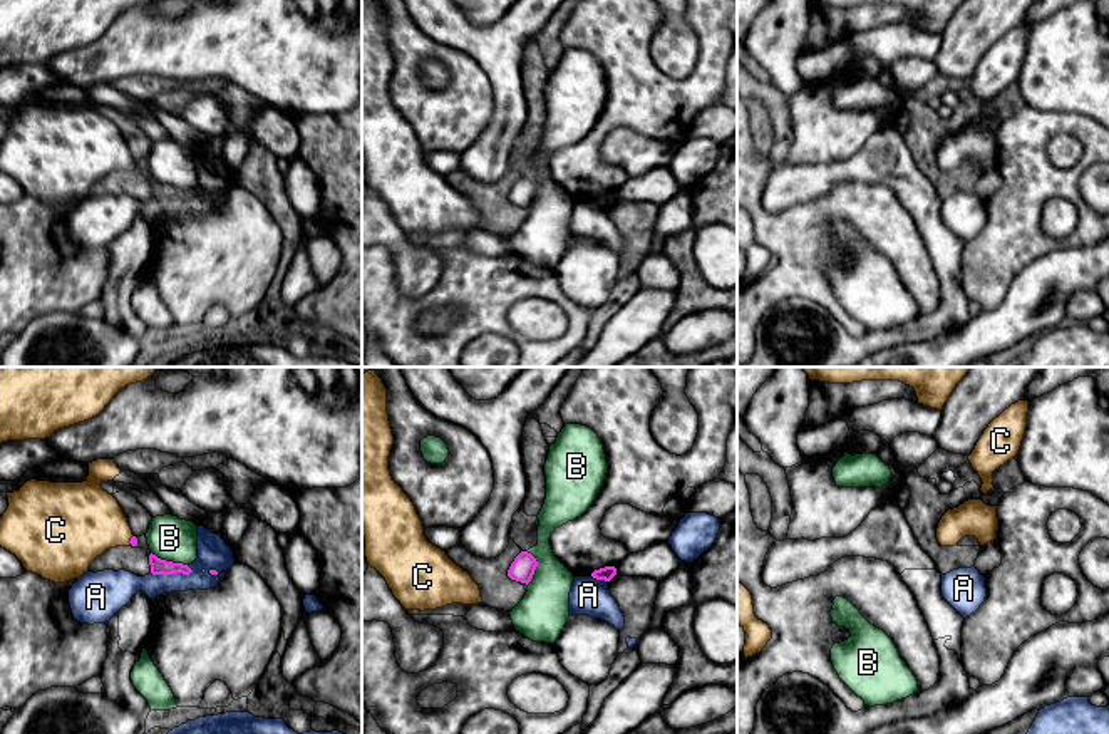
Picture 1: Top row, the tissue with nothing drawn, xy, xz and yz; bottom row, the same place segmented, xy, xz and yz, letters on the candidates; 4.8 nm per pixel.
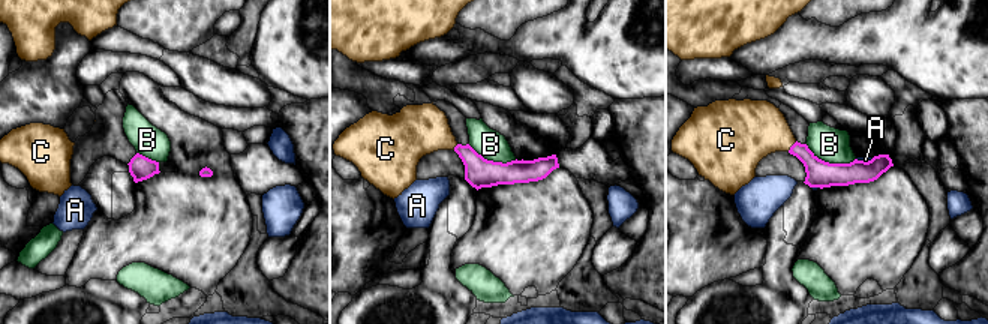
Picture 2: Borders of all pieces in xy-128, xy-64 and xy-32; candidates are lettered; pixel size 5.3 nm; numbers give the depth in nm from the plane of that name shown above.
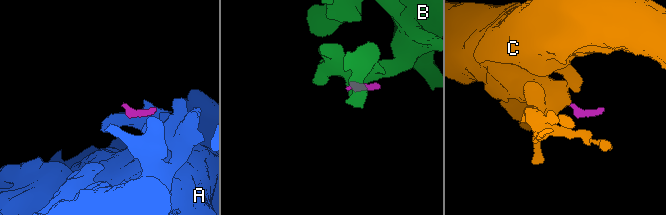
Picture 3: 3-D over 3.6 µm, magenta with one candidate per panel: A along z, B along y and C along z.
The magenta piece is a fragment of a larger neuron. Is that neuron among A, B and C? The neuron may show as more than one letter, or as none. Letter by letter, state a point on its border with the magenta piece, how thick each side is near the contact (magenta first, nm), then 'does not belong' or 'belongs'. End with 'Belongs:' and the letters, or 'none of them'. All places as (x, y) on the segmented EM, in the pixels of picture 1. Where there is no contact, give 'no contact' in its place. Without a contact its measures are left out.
A: contact xy (171, 573); calibres 80 and 160 nm; does not belong
B: contact xy (170, 562); calibres 80 and 220 nm; does not belong
C: contact xy (131, 540); calibres 40 and 360 nm; belongs
Belongs: C

